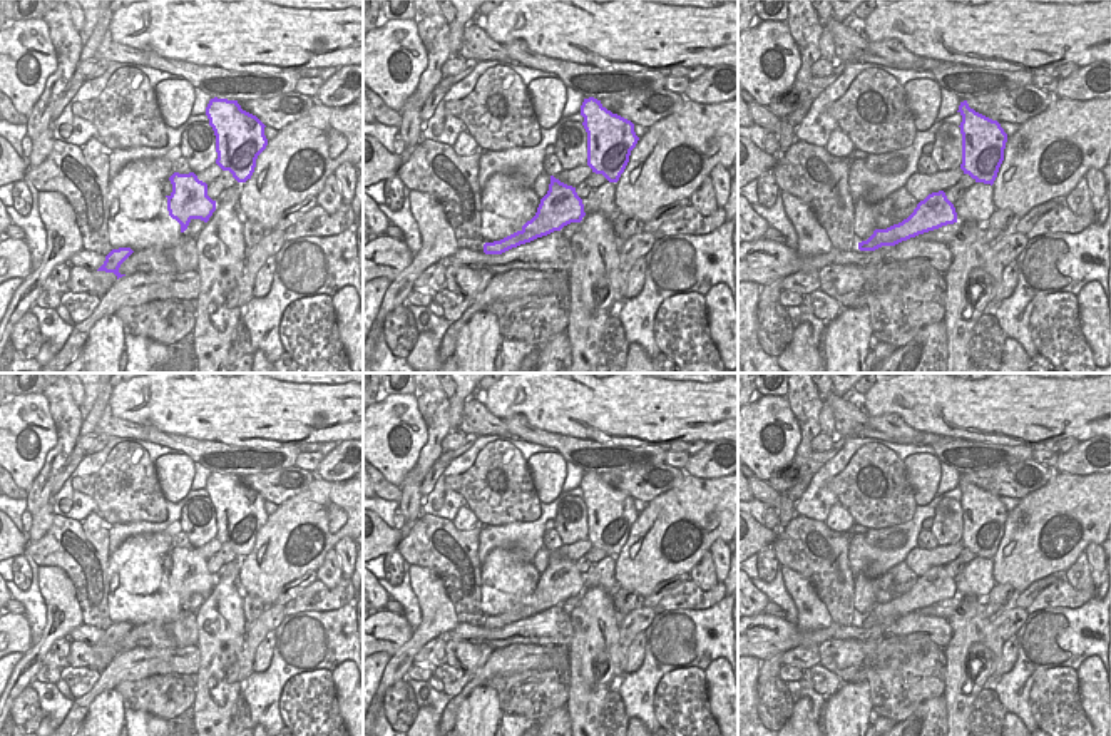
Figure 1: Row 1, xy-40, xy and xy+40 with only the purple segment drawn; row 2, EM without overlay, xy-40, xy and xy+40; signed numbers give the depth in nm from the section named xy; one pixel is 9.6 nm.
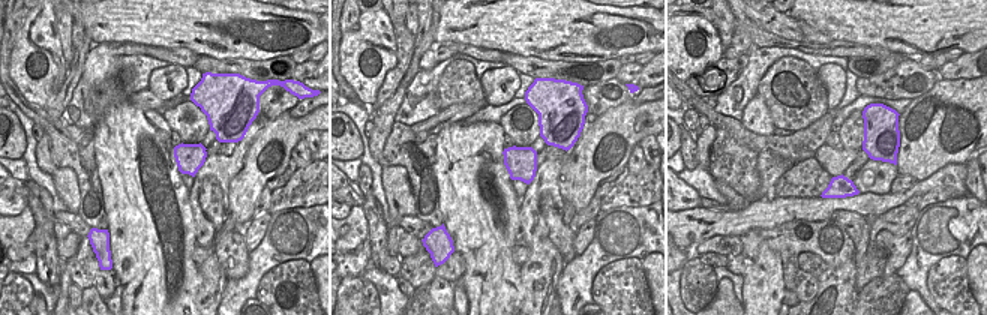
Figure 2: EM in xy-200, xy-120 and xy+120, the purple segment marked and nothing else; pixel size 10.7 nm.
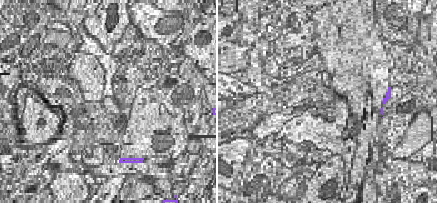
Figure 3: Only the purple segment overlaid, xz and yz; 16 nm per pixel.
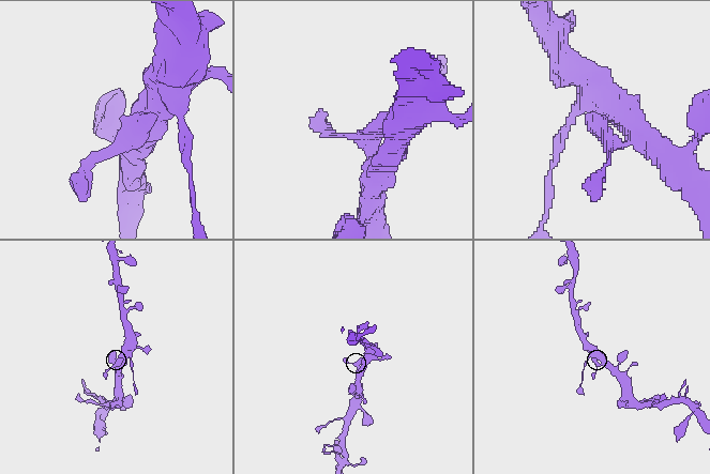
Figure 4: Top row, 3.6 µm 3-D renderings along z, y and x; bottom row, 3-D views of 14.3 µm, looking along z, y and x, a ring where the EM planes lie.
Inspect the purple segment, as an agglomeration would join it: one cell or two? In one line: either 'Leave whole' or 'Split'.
Leave whole

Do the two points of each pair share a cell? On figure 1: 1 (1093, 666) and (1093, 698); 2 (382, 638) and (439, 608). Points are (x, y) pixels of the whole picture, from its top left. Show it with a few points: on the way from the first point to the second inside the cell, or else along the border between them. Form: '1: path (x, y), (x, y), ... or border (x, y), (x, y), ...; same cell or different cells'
1: path (1093, 674), (1093, 690); same cell
2: border (414, 631), (412, 638), (392, 658); different cells

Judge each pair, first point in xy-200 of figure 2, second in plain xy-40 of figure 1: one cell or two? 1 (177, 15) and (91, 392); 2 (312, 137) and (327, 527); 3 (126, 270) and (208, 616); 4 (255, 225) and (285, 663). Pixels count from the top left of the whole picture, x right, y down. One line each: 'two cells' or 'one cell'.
1: two cells
2: two cells
3: two cells
4: two cells

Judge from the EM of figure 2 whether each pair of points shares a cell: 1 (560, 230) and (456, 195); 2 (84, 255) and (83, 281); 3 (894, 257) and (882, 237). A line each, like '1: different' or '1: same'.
1: different
2: same
3: same

